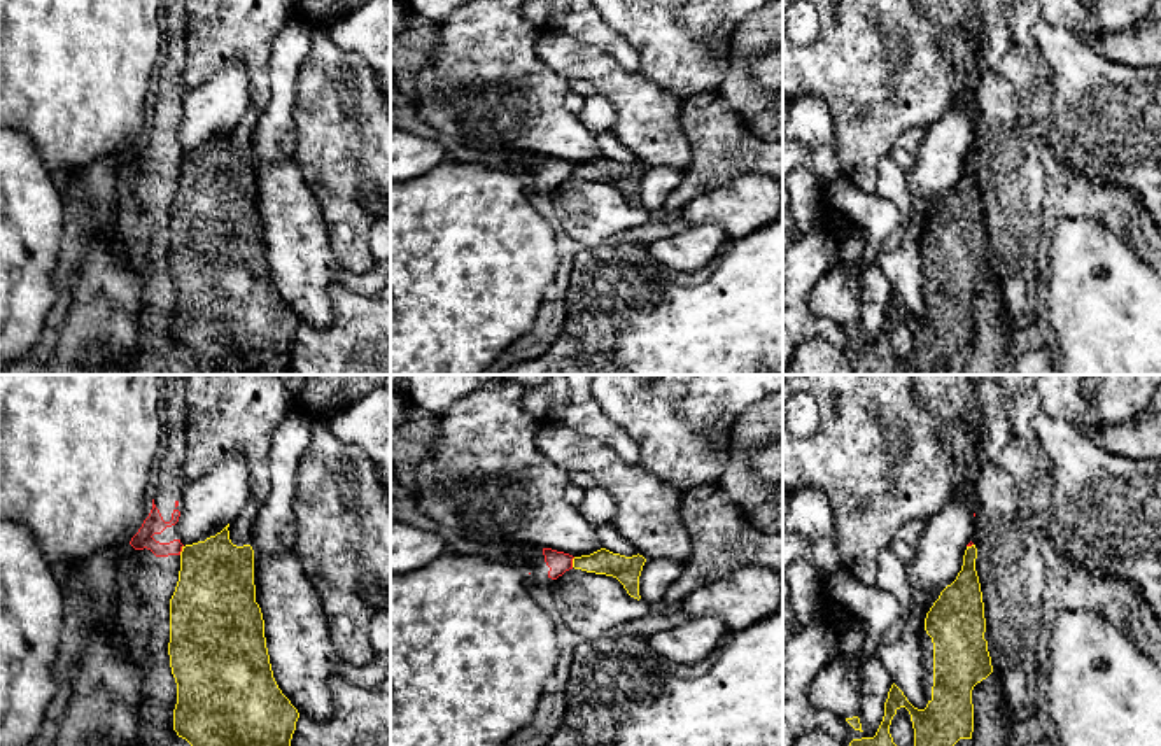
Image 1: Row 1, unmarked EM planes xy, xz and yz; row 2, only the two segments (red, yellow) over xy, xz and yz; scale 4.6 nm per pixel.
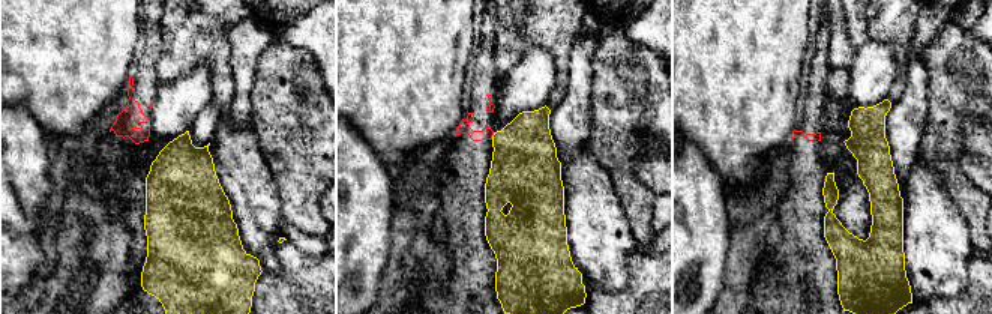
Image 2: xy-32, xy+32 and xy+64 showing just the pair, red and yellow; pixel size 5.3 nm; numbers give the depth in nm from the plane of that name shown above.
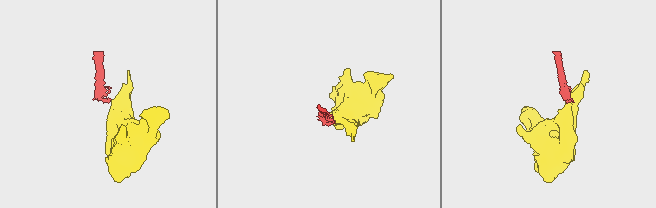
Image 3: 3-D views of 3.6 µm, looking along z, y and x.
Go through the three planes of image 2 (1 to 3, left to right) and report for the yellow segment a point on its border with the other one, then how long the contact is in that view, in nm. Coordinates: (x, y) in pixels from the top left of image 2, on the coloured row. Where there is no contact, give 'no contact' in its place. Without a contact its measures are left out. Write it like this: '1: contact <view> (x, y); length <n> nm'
1: no contact
2: contact xy+32 (492, 134); length 40 nm
3: no contact

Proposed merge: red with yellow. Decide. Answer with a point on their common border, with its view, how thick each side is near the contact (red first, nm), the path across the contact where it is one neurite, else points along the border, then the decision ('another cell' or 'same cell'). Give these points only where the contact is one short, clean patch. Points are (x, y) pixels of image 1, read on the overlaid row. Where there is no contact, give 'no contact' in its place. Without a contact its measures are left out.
meets red in xz at (571, 563); 100 nm thick on the red side, 120 nm on the other; border along xz (575, 557), (571, 566); another cell

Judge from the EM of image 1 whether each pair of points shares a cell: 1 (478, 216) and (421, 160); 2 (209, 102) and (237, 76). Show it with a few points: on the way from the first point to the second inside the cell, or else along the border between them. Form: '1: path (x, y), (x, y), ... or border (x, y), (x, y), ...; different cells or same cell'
1: border (447, 160), (408, 181); different cells
2: path (216, 97), (230, 83); same cell

